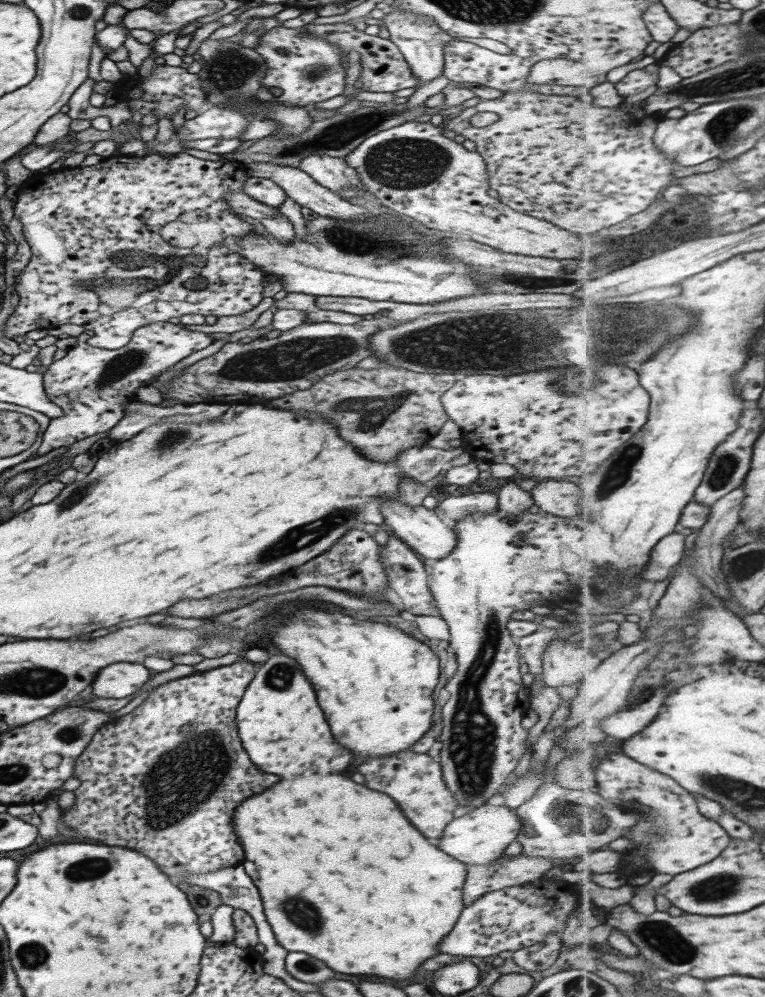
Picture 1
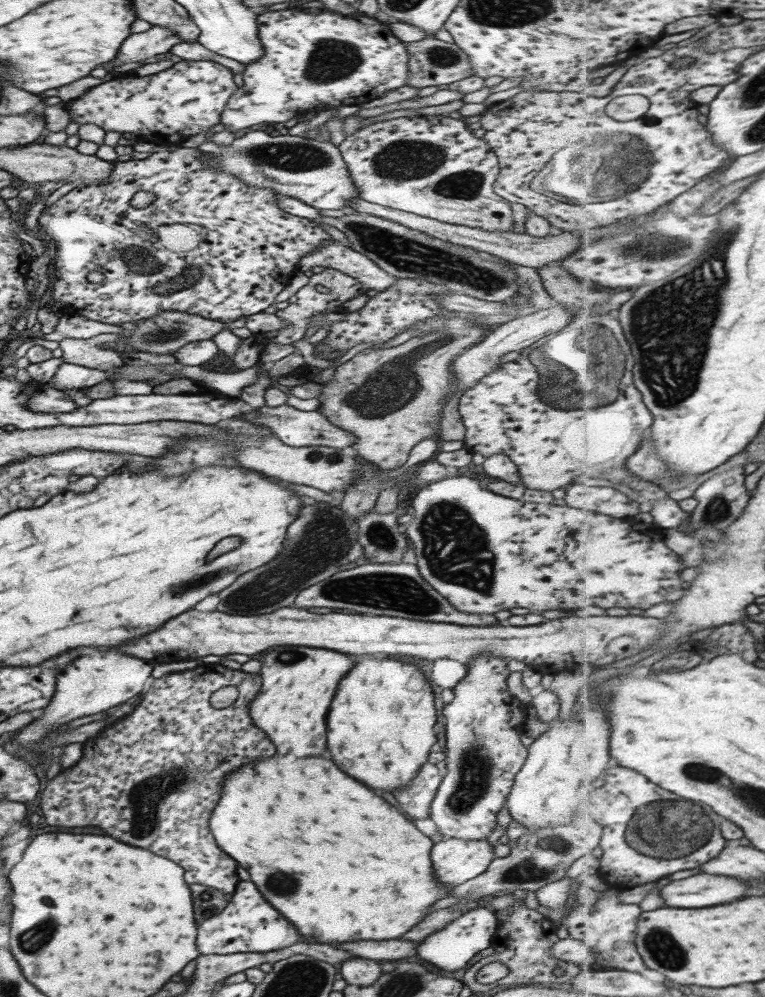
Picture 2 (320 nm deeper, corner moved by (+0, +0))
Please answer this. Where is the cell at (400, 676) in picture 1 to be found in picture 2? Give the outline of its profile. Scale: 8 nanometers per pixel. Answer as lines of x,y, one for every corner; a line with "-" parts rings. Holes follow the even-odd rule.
355,658
355,666
341,678
327,712
327,750
341,772
353,776
369,788
377,786
373,790
379,792
393,792
413,780
419,766
427,760
429,748
435,744
435,706
431,688
425,680
423,673
411,664
397,660

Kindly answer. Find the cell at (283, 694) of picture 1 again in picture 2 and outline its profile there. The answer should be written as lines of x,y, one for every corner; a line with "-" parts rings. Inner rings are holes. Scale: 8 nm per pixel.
277,646
263,652
260,664
260,689
248,710
252,723
269,736
269,740
277,748
277,754
291,752
295,756
319,756
325,750
325,714
339,680
349,672
353,660
347,654
325,648

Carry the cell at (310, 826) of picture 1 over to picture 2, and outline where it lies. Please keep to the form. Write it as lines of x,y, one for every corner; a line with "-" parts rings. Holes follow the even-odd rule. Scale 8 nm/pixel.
269,756
261,758
255,762
249,762
237,772
229,772
225,776
225,784
221,786
221,800
217,800
208,818
209,833
215,840
215,845
233,859
238,867
249,872
249,880
257,888
259,894
267,904
281,913
281,916
289,921
295,928
298,935
302,936
300,942
317,943
323,942
351,942
351,940
389,940
395,936
401,936
407,932
417,920
421,920
428,914
430,906
445,898
446,893
442,885
434,878
433,866
430,860
430,848
433,846
431,840
415,830
411,822
407,822
395,808
391,808
383,798
375,796
369,788
359,784
357,780
349,778
343,774
331,760
319,758
319,756
305,756
305,758
295,758
295,756

